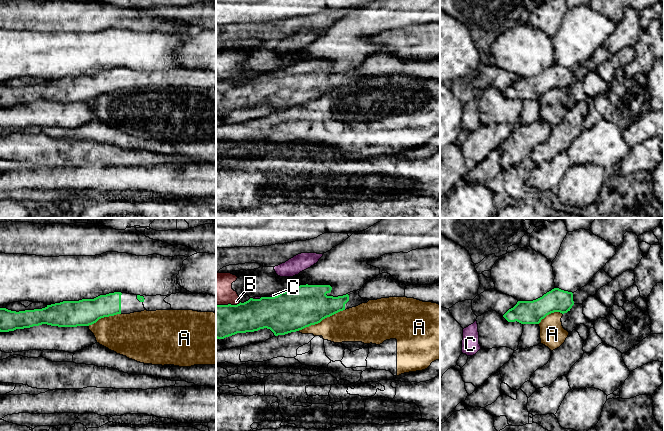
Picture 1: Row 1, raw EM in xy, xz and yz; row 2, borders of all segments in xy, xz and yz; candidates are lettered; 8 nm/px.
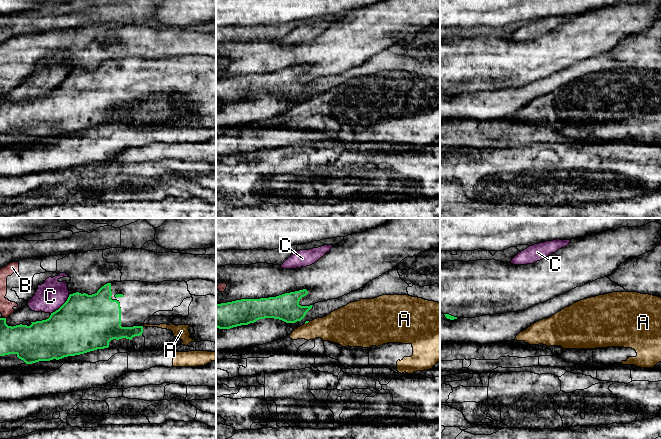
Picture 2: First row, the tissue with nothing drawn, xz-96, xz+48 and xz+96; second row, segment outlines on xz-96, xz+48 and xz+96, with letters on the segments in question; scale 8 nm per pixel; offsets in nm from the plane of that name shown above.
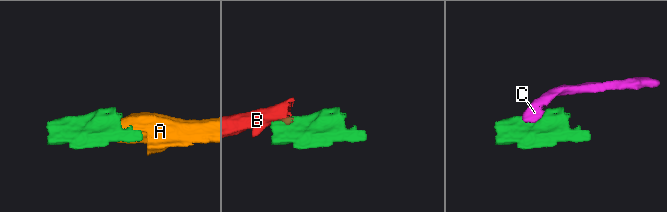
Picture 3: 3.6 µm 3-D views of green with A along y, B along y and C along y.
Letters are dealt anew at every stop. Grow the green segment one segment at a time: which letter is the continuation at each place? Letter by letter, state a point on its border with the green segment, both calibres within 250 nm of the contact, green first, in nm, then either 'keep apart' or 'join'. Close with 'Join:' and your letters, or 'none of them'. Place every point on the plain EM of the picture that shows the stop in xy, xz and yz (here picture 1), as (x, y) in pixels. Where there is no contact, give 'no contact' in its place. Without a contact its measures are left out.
A: contact xz (321, 96); calibres 340 and 280 nm; keep apart
B: contact xz (228, 80); calibres 280 and 260 nm; keep apart
C: contact xz (274, 72); calibres 340 and 20 nm; keep apart
Join: none of them

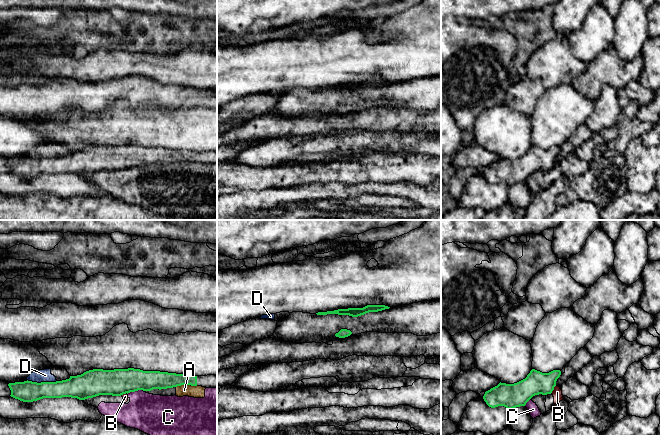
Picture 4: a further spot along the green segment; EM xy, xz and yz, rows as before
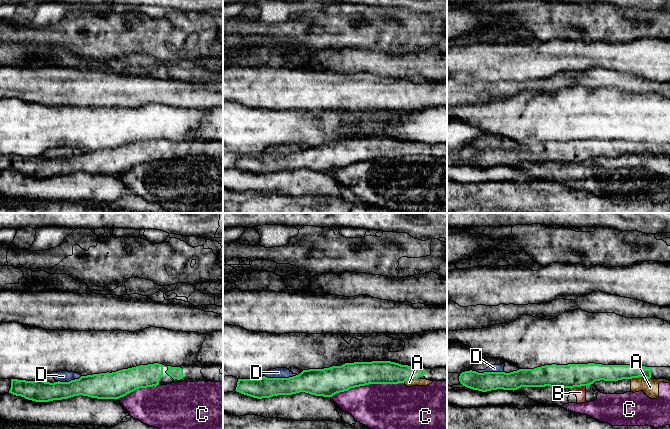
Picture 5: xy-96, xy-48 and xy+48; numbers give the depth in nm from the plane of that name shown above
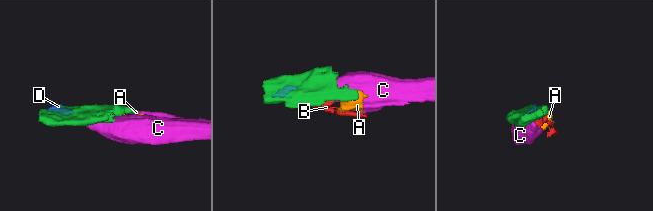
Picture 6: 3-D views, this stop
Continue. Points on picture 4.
A: contact xy (186, 160); calibres 140 and 100 nm; keep apart
B: contact yz (553, 165); calibres 190 and 80 nm; keep apart
C: contact xy (135, 166); calibres 220 and 320 nm; keep apart
D: contact xy (42, 158); calibres 170 and 100 nm; keep apart
Join: none of them

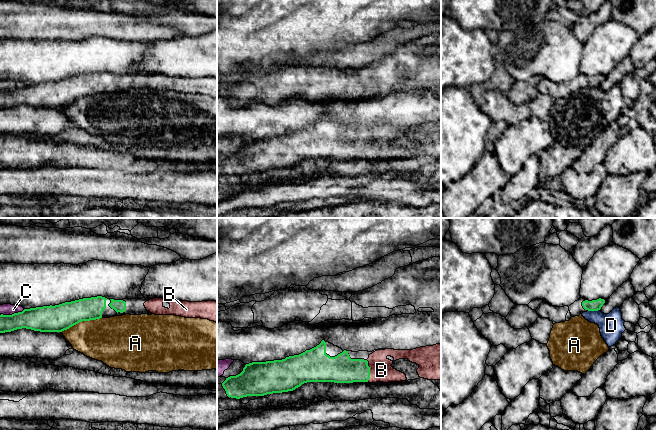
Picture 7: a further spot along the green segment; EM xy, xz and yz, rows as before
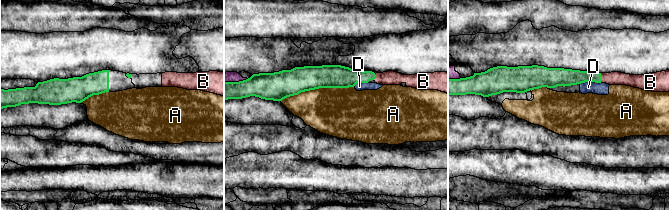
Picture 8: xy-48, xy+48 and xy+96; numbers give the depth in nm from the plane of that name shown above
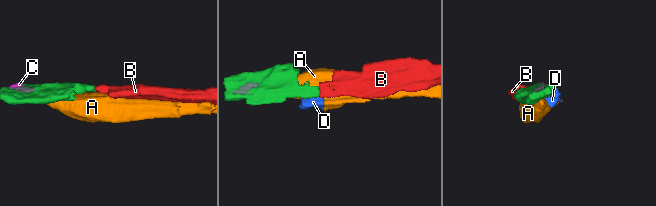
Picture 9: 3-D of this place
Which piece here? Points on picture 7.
A: contact xy (81, 97); calibres 220 and 360 nm; keep apart
B: contact xz (369, 149); calibres 220 and 190 nm; join
C: contact xy (12, 90); calibres 200 and 100 nm; keep apart
D: contact yz (593, 86); calibres 90 and 200 nm; keep apart
Join: B

